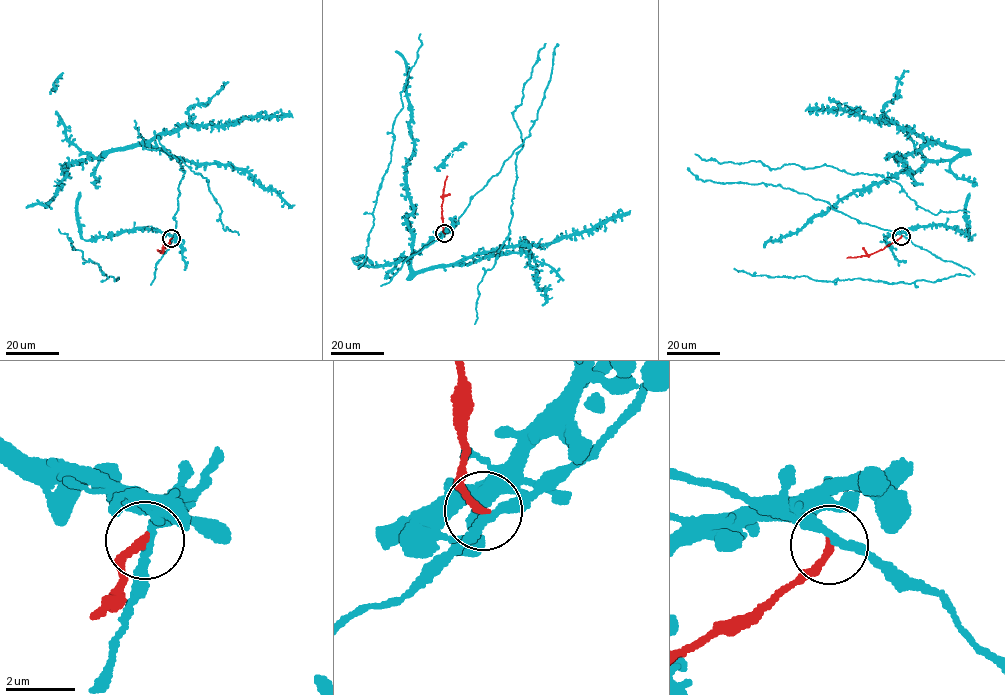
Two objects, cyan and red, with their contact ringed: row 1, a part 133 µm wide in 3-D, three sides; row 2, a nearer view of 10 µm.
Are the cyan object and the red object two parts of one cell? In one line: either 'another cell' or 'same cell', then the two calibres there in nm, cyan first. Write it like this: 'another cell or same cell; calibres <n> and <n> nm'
another cell; calibres 280 and 240 nm

